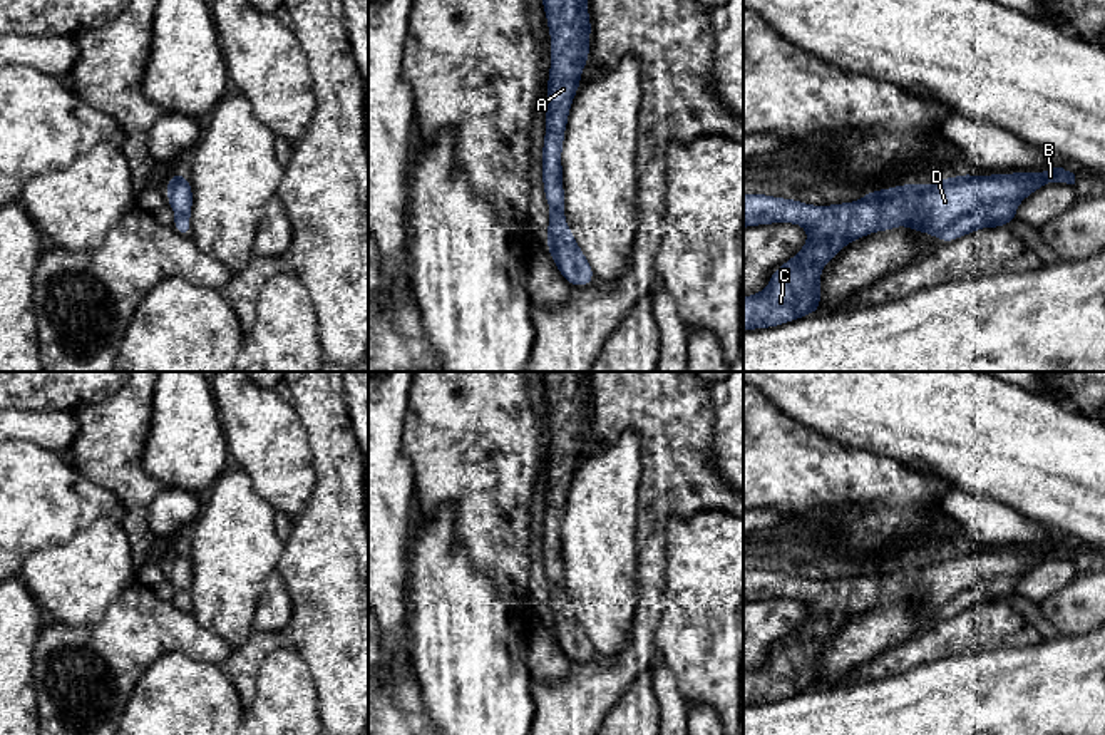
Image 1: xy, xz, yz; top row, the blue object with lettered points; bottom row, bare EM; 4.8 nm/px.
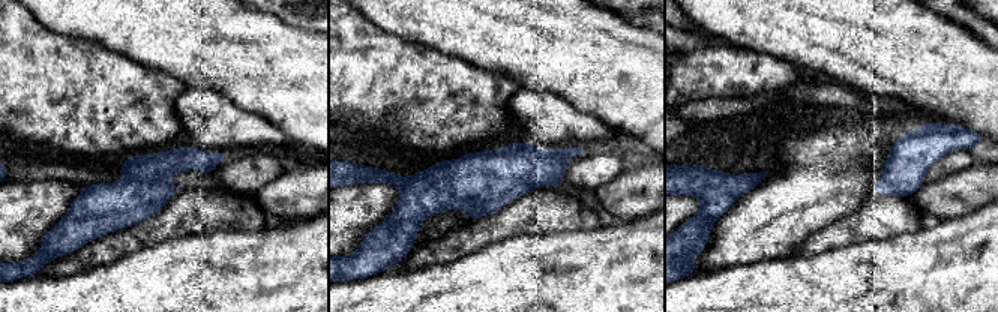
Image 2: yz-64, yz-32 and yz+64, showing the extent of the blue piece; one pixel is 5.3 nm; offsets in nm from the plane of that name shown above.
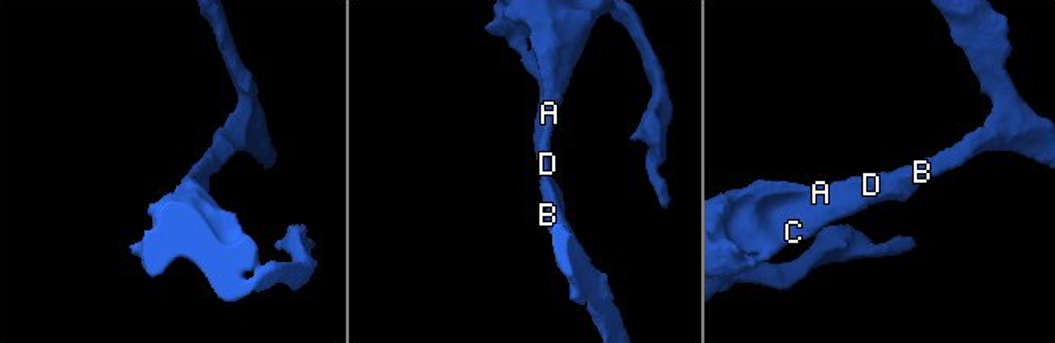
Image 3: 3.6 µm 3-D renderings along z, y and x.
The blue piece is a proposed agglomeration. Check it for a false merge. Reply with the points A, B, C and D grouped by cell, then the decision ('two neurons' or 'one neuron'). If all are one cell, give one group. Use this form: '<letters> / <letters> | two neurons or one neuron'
A B C D | one neuron

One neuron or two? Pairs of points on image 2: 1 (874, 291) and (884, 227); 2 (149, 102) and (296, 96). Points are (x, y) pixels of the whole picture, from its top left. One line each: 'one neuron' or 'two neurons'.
1: two neurons
2: two neurons

